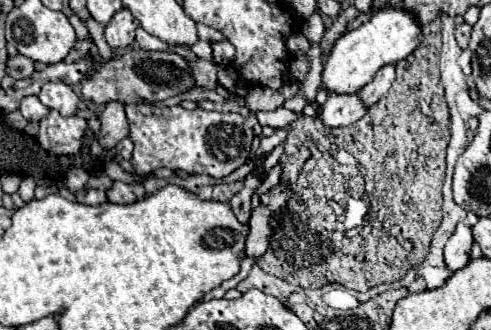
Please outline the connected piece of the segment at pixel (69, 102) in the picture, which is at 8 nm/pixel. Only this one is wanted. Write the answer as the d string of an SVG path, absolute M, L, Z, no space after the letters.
M47 82L41 86L39 100L49 108L59 110L63 116L73 116L77 112L79 96L73 92L71 86L63 82Z

